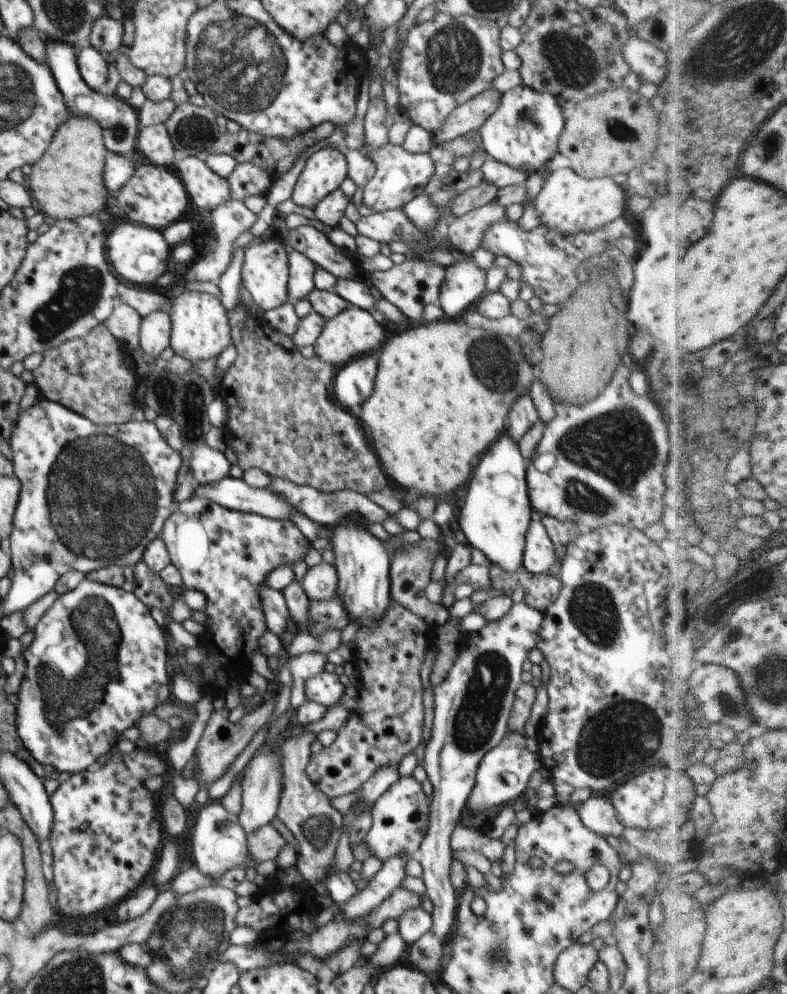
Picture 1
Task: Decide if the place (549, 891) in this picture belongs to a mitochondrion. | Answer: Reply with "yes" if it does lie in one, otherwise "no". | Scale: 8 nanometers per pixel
no

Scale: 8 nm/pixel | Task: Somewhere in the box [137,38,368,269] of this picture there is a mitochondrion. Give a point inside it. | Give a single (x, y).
(195, 131)

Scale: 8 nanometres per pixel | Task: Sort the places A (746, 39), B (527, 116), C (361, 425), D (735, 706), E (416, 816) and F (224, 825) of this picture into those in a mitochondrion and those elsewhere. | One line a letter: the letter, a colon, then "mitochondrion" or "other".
A: mitochondrion
B: mitochondrion
C: other
D: mitochondrion
E: other
F: mitochondrion

